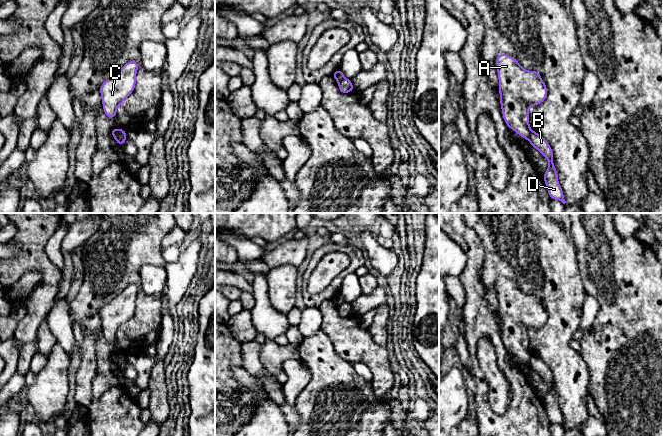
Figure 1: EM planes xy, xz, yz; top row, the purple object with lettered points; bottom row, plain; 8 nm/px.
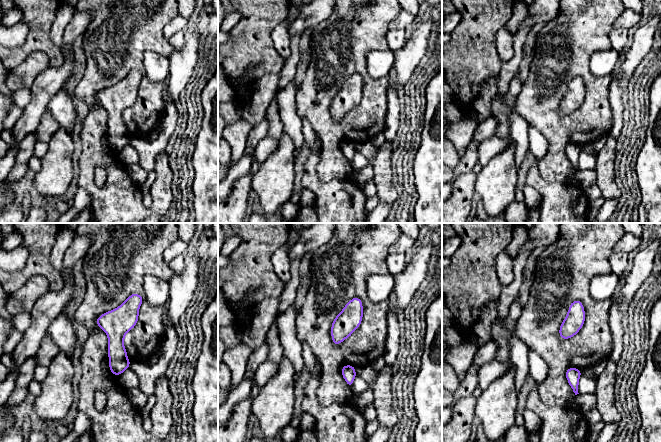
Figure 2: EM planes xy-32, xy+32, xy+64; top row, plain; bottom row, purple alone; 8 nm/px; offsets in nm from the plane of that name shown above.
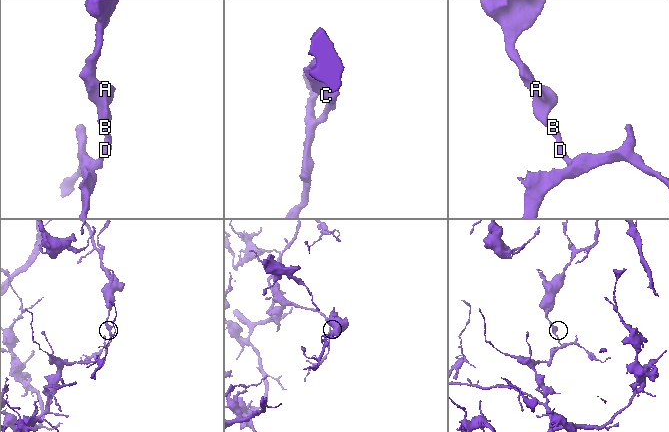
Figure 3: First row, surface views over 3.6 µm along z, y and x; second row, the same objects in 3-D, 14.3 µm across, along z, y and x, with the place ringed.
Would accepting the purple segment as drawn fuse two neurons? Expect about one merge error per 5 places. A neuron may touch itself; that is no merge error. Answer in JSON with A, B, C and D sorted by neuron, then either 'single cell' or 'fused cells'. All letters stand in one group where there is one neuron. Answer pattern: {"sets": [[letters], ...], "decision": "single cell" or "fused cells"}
{"sets": [["A", "C"], ["B", "D"]], "decision": "fused cells"}

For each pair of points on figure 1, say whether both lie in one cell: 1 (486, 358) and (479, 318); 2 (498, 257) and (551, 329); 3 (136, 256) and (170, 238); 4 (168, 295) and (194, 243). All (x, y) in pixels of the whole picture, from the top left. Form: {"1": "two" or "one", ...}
{"1": "two", "2": "one", "3": "two", "4": "one"}

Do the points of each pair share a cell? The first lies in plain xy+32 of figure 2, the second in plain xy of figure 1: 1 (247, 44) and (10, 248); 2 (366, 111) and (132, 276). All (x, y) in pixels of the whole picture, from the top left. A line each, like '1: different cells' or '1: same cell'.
1: different cells
2: same cell

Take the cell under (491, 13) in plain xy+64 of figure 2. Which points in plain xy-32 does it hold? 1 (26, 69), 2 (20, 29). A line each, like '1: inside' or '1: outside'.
1: outside
2: outside

